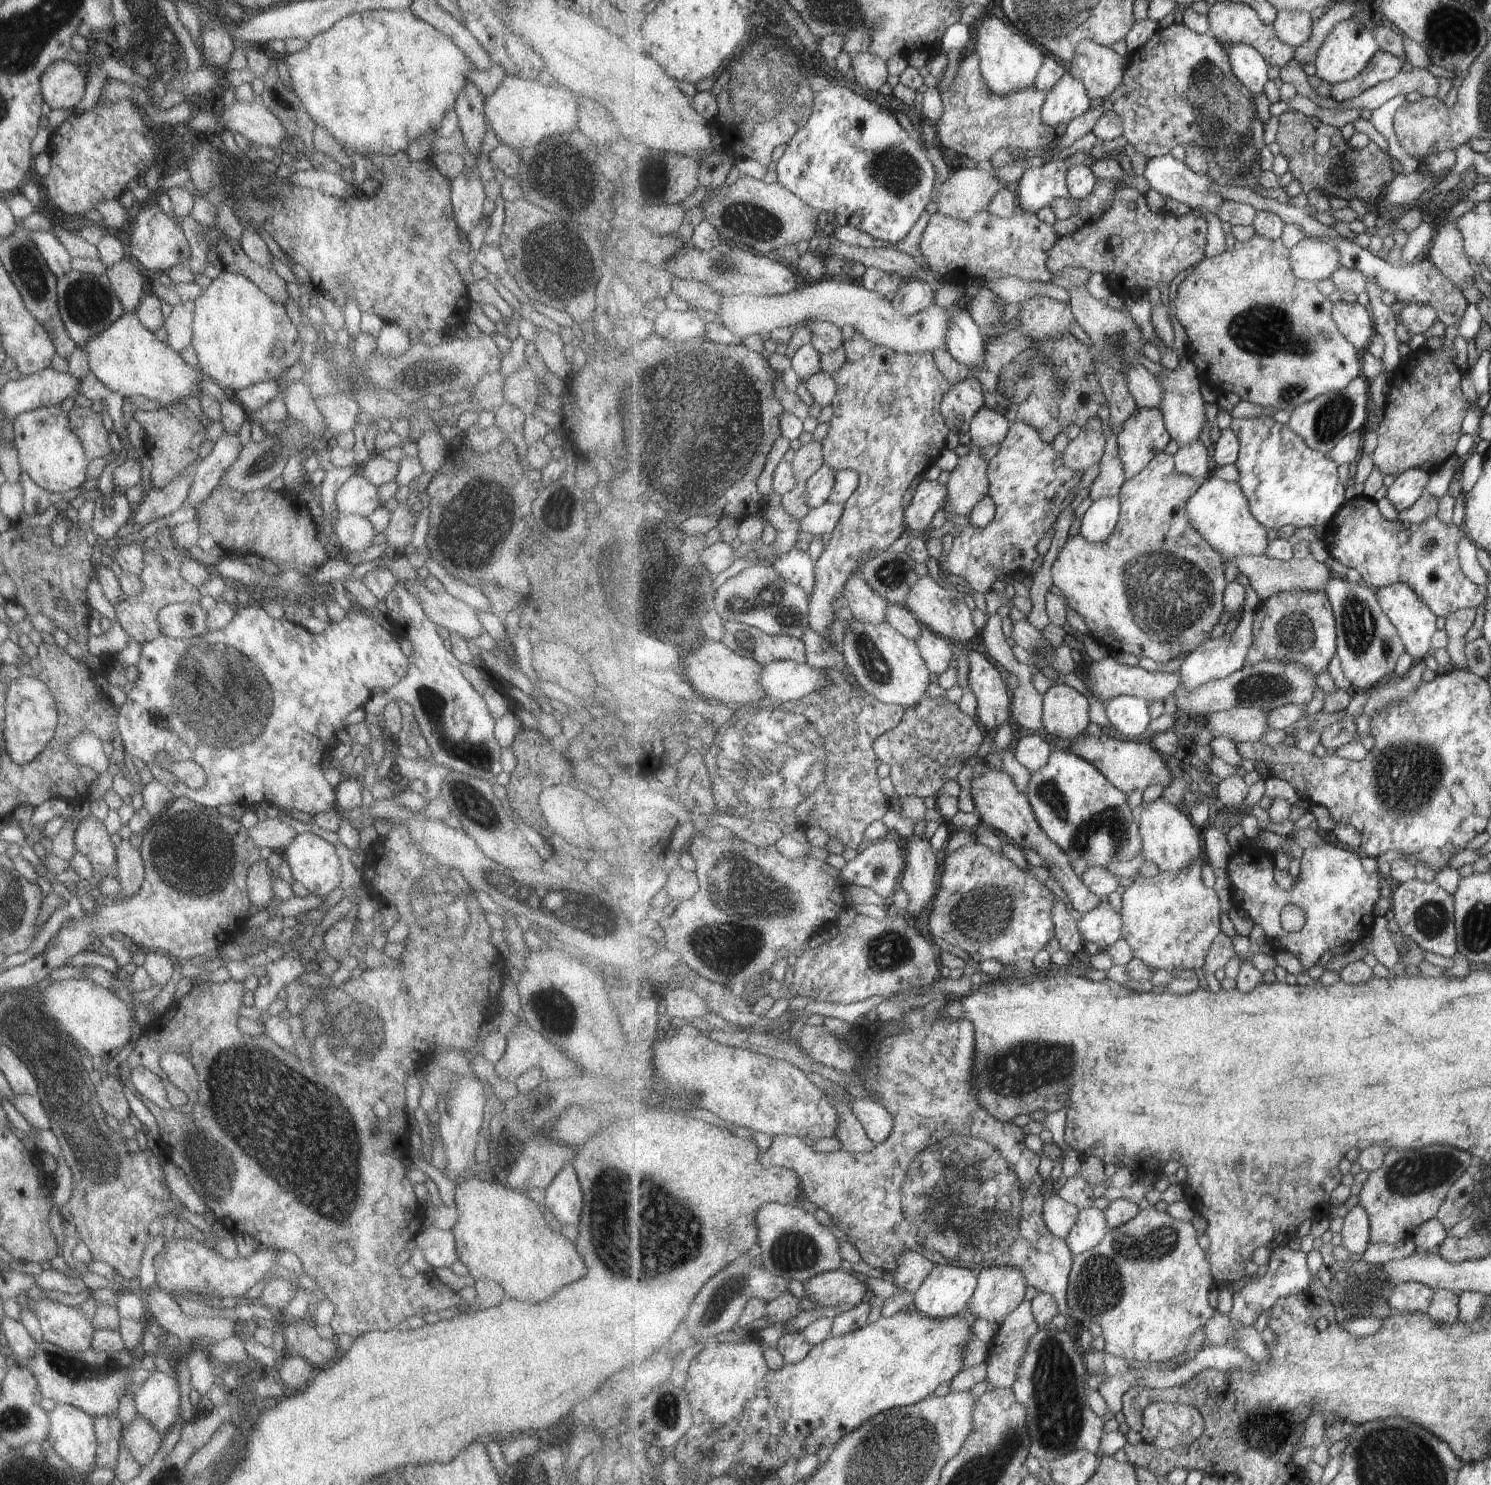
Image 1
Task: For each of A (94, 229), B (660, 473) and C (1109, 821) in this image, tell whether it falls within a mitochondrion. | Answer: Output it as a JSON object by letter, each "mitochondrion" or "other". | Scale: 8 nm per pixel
{"A":"other","B":"mitochondrion","C":"mitochondrion"}

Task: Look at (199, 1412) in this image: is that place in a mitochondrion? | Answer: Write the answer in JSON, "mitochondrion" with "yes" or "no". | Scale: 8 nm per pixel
{"mitochondrion":"no"}

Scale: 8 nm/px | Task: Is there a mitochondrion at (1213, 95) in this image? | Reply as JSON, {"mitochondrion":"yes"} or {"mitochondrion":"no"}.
{"mitochondrion":"yes"}

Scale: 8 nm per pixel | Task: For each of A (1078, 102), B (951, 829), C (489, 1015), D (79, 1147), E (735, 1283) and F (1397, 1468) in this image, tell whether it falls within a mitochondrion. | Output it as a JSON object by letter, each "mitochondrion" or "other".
{"A":"other","B":"other","C":"other","D":"mitochondrion","E":"mitochondrion","F":"mitochondrion"}

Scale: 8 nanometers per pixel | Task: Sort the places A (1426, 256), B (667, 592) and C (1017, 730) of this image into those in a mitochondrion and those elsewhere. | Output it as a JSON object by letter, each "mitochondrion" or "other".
{"A":"other","B":"mitochondrion","C":"other"}

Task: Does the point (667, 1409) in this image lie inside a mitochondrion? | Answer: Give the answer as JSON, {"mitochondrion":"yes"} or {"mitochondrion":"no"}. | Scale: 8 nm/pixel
{"mitochondrion":"yes"}

